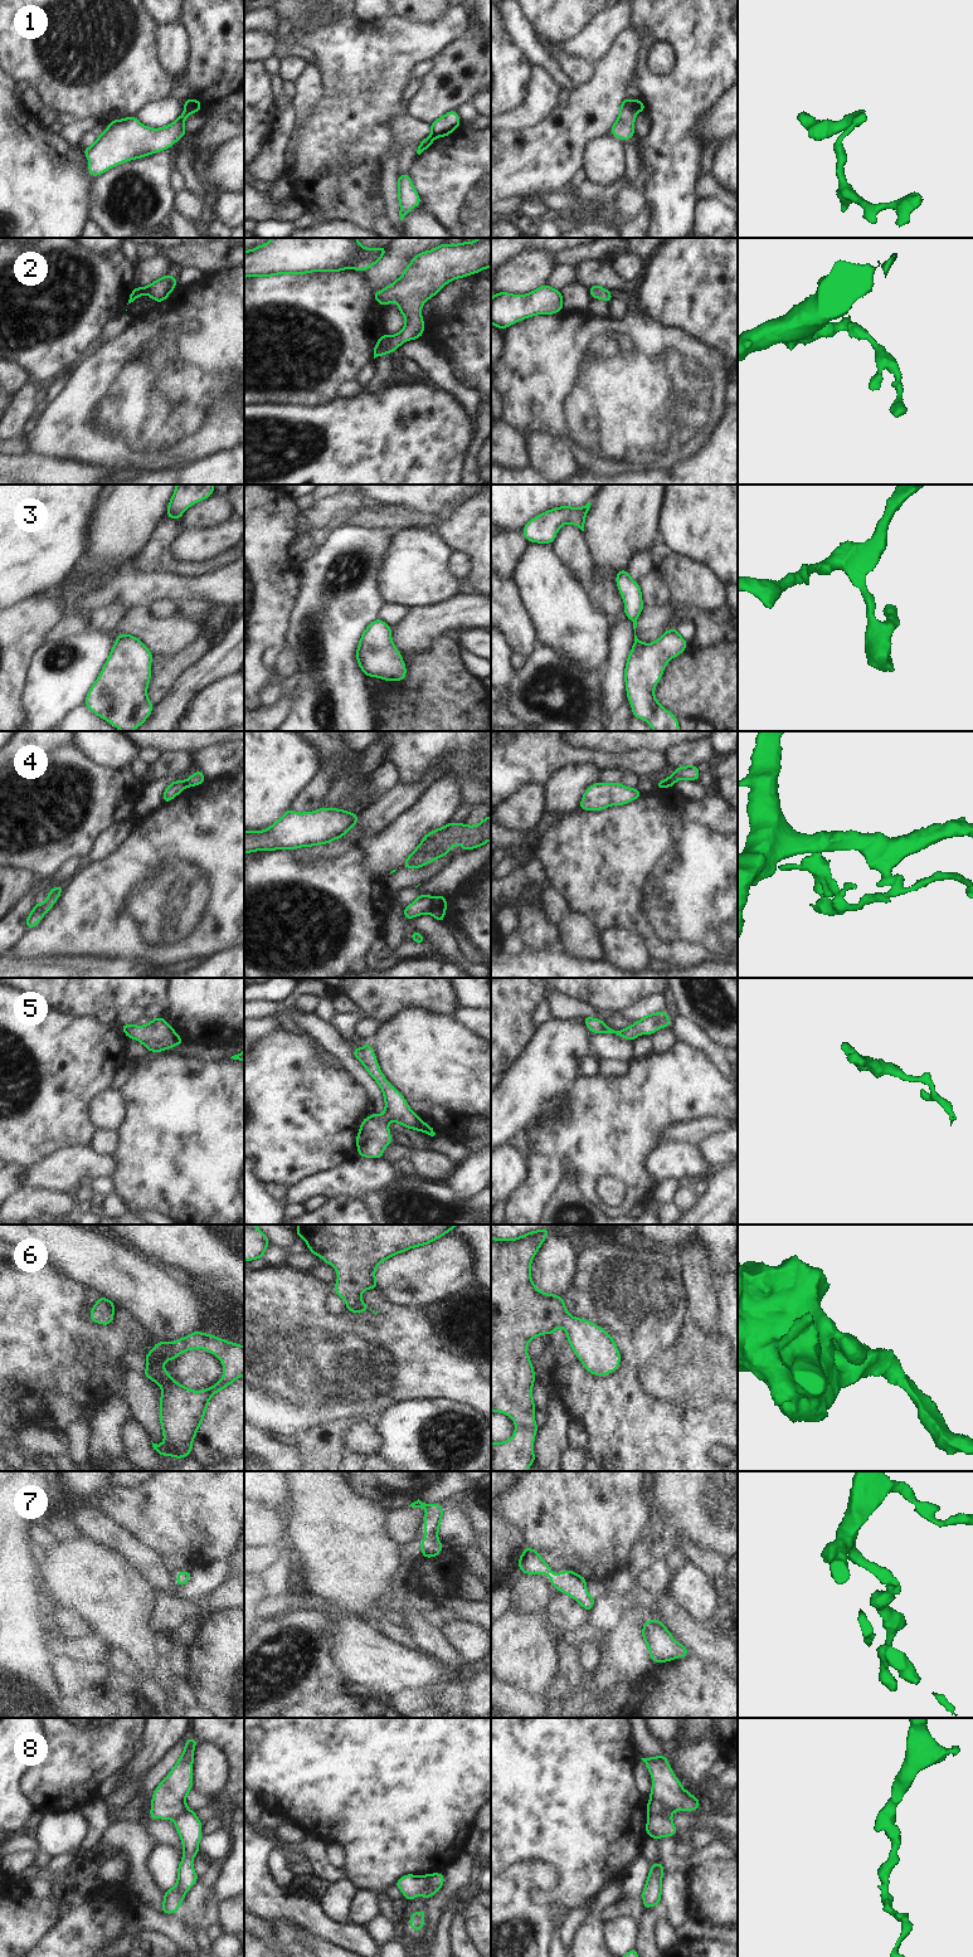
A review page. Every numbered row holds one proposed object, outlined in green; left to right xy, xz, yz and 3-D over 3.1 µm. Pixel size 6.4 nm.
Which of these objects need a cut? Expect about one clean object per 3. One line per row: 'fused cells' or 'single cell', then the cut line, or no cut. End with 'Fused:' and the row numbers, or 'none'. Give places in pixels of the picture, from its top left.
1: fused cells; cut yz (635, 101), (638, 111)
2: single cell; cut none
3: single cell; cut none
4: fused cells; cut xz (432, 896), (428, 913)
5: single cell; cut none
6: single cell; cut none
7: single cell; cut none
8: fused cells; cut yz (648, 1810), (671, 1812)
Fused: 1, 4, 8

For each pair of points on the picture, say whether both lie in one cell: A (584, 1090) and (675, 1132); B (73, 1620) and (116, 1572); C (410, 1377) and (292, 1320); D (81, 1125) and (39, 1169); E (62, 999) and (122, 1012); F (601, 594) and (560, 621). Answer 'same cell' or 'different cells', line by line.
A: different cells
B: different cells
C: same cell
D: different cells
E: different cells
F: different cells

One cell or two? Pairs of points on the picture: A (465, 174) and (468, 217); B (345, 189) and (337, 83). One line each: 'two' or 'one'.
A: one
B: one

